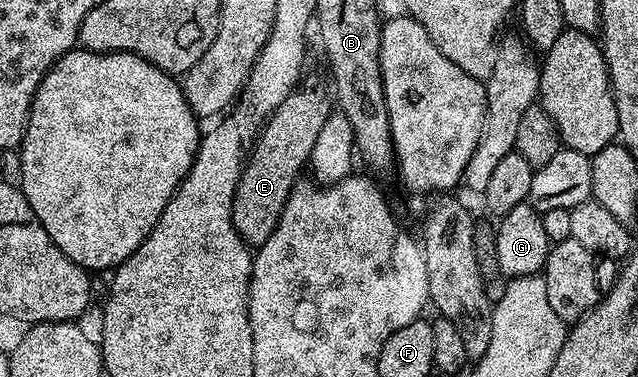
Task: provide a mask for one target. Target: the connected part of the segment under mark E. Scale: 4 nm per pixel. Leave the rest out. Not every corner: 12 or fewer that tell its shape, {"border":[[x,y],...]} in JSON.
{"border":[[313,87],[268,117],[231,222],[248,246],[275,229],[333,111]]}

